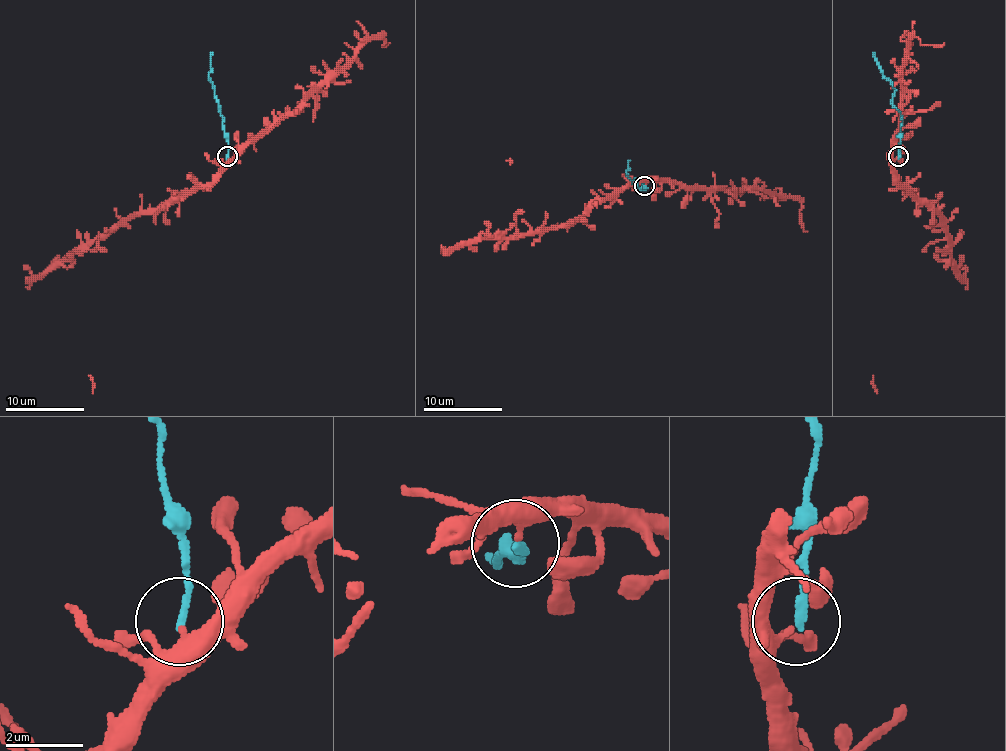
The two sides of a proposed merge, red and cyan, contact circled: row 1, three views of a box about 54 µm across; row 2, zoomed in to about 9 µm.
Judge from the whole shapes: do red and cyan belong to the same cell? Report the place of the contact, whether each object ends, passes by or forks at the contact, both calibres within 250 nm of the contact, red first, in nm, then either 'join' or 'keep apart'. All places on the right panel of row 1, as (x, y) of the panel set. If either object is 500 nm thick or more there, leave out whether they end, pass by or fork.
at (898, 156); red ends there; cyan ends there; 320 nm thick on the red side, 200 nm on the other; keep apart

